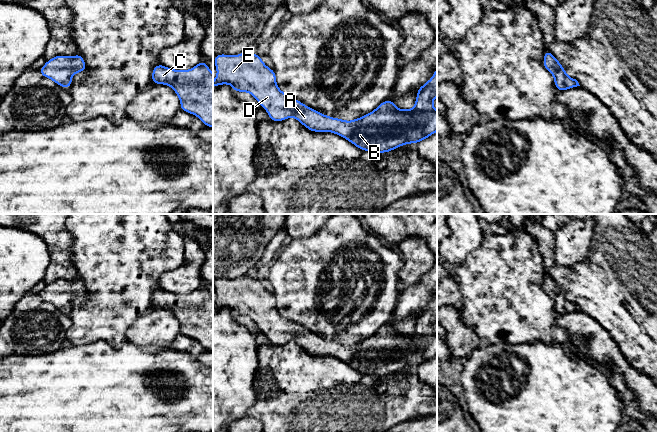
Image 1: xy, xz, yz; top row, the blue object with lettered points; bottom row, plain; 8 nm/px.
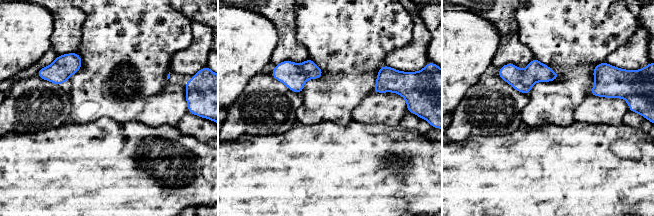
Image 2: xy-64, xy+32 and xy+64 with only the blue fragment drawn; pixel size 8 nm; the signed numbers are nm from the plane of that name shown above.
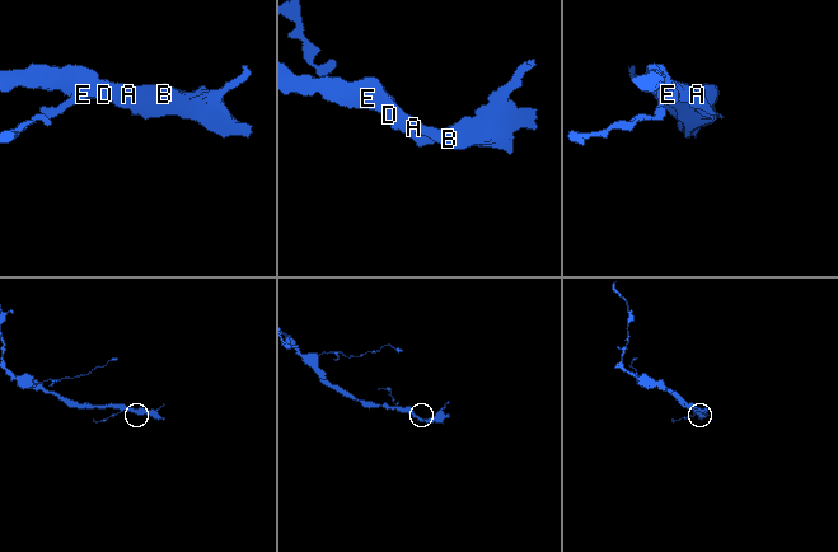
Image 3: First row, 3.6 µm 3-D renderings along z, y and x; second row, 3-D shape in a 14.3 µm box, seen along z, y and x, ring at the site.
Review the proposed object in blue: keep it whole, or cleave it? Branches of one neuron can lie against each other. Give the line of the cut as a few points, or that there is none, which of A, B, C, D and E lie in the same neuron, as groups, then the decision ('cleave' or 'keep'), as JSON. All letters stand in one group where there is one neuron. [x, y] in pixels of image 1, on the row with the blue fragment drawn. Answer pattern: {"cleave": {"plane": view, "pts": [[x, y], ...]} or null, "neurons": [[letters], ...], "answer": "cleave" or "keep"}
{"cleave": null, "neurons": [["A", "B", "C", "D", "E"]], "answer": "keep"}

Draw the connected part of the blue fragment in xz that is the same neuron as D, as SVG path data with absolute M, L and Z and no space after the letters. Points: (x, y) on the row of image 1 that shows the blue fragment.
M243 52L239 55L219 54L214 56L217 69L213 87L230 84L235 92L248 92L267 111L274 122L295 117L302 125L313 132L333 132L364 151L387 153L402 145L418 143L437 131L437 111L433 107L433 99L437 97L437 68L433 77L417 90L413 109L399 110L392 100L387 100L369 114L352 121L345 121L323 115L317 110L283 93L277 86L276 74L268 68L256 53Z

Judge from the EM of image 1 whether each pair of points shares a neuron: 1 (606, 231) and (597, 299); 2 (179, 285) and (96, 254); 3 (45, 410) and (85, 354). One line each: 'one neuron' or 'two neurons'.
1: one neuron
2: two neurons
3: one neuron

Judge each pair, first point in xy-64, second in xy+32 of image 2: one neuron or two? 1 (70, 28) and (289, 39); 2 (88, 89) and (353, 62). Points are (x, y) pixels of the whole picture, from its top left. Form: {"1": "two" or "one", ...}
{"1": "one", "2": "one"}

